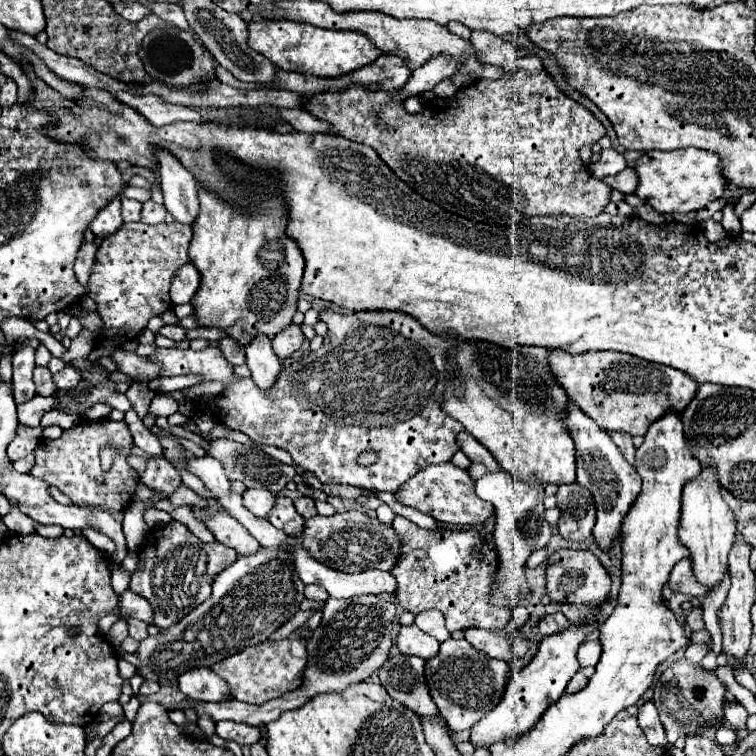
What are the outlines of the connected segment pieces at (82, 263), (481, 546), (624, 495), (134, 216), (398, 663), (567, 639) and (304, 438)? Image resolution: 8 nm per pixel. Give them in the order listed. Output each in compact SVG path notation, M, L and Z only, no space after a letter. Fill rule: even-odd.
M83 243L75 261L75 273L79 283L85 287L85 291L89 291L89 275L93 271L95 265L95 253L97 253L97 245L95 243Z
M395 515L393 527L395 533L403 537L403 557L399 559L399 565L395 565L395 571L391 571L397 579L395 601L403 611L419 615L427 609L439 609L445 615L451 633L471 627L503 629L509 623L513 609L491 605L489 601L491 589L495 587L497 553L477 531L429 531L401 515Z
M571 405L567 415L567 429L575 441L577 449L577 483L589 489L597 503L597 523L593 529L593 535L601 549L609 549L611 541L619 537L621 533L621 521L627 515L631 503L635 501L641 481L633 465L629 465L623 455L619 455L617 445L611 441L609 433L605 429L599 429L591 417L587 417L579 407Z
M121 197L121 205L123 205L123 219L125 221L141 221L141 203Z
M397 655L387 659L377 671L381 685L389 697L397 699L409 707L419 717L439 717L439 709L431 699L427 681L425 681L425 661L419 657Z
M593 619L593 621L585 621L581 625L571 623L565 629L565 633L555 633L555 635L543 637L533 661L509 679L507 691L505 691L501 703L471 727L469 741L479 749L479 747L491 747L499 741L509 741L517 735L527 733L539 721L543 711L565 693L567 683L579 671L577 649L585 641L585 637L595 629L597 629L597 621Z
M325 311L319 317L323 317L329 327L323 347L311 351L301 361L283 367L277 381L269 389L257 389L251 377L239 379L219 347L207 347L203 351L157 347L149 359L161 367L159 377L193 373L199 375L201 381L225 381L225 389L219 395L211 395L199 403L199 409L207 411L223 427L237 429L257 443L285 449L301 469L317 475L321 483L345 483L371 491L397 493L399 487L419 469L449 461L459 451L455 433L461 431L461 423L441 411L441 395L449 375L447 351L451 349L451 343L427 331L405 313L363 311L339 315ZM363 451L375 451L377 461L369 467L359 465L357 457Z

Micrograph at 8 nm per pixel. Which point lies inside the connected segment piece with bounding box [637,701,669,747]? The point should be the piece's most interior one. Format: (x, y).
(648, 719)

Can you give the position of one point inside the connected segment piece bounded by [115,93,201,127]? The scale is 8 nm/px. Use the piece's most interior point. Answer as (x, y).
(154, 109)

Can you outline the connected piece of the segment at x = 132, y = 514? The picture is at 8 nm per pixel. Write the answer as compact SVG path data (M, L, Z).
M151 491L151 497L147 501L135 501L131 503L131 507L125 511L125 519L123 519L123 533L127 539L127 549L131 553L137 553L143 543L145 543L145 535L147 535L147 523L143 519L143 513L147 507L155 507L159 501L163 501L165 495L159 491Z

